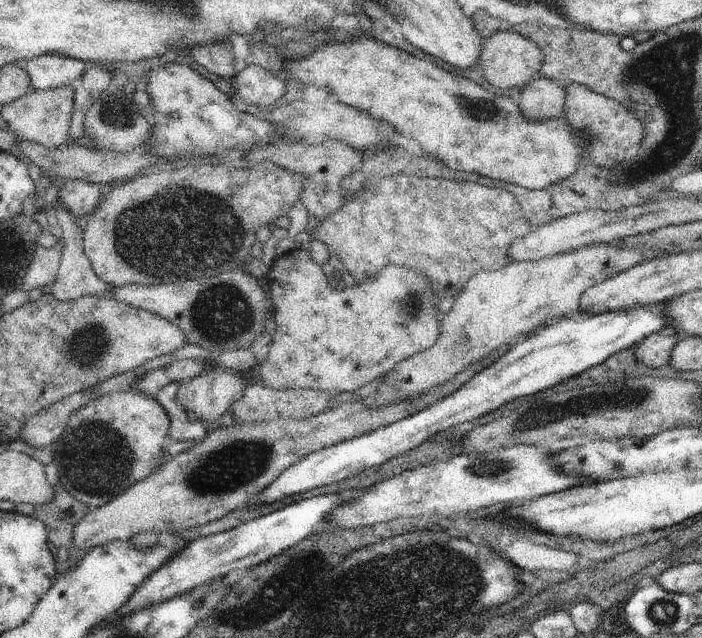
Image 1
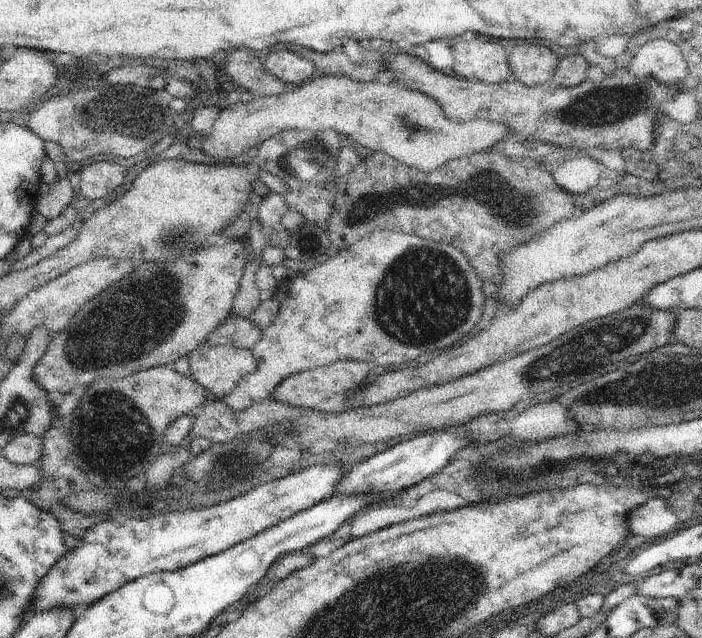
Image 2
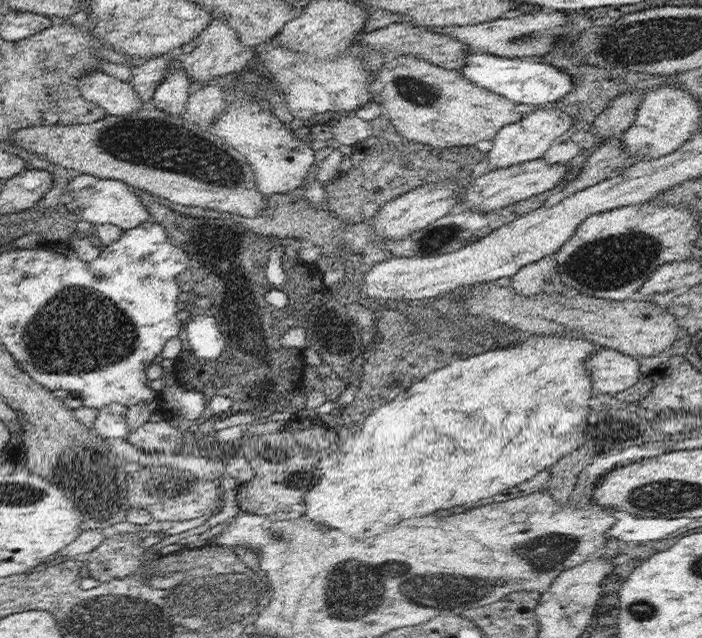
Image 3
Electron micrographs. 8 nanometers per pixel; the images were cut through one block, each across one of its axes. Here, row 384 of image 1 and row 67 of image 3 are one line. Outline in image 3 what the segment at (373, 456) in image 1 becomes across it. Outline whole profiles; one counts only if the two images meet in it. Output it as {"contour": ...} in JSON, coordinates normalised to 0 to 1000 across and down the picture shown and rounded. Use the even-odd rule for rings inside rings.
{"contour":[[[668,82],[668,88],[662,91],[662,100],[657,107],[657,116],[662,122],[668,122],[674,132],[679,132],[697,144],[705,144],[734,163],[771,166],[771,163],[782,163],[791,157],[802,157],[816,141],[813,119],[771,88],[717,91],[717,88],[705,88],[705,85],[694,85],[694,82],[691,85]]]}

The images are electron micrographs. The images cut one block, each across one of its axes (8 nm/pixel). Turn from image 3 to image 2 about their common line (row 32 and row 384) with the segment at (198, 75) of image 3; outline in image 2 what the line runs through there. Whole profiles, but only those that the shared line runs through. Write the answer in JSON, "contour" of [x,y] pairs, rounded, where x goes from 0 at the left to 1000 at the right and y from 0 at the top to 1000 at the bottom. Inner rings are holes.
{"contour":[[[281,542],[269,555],[269,586],[278,592],[301,627],[323,621],[340,592],[360,586],[366,571],[355,549],[332,542]]]}

